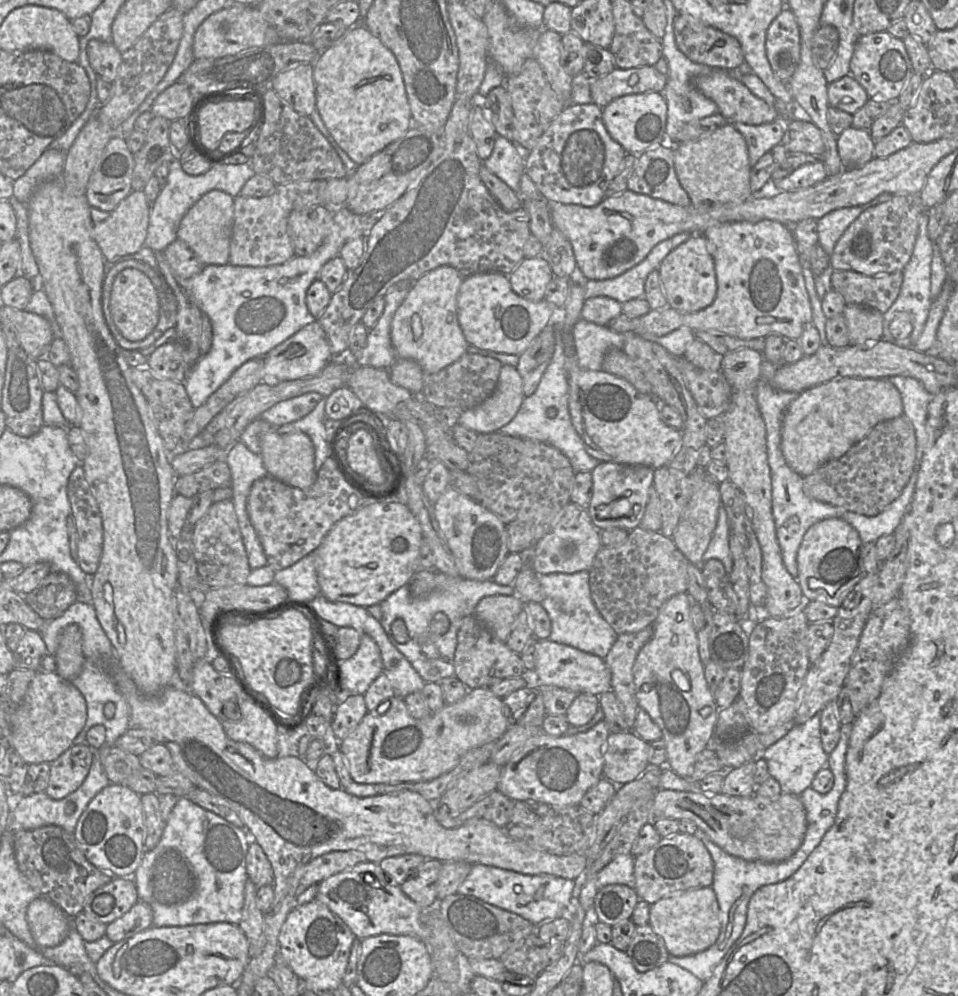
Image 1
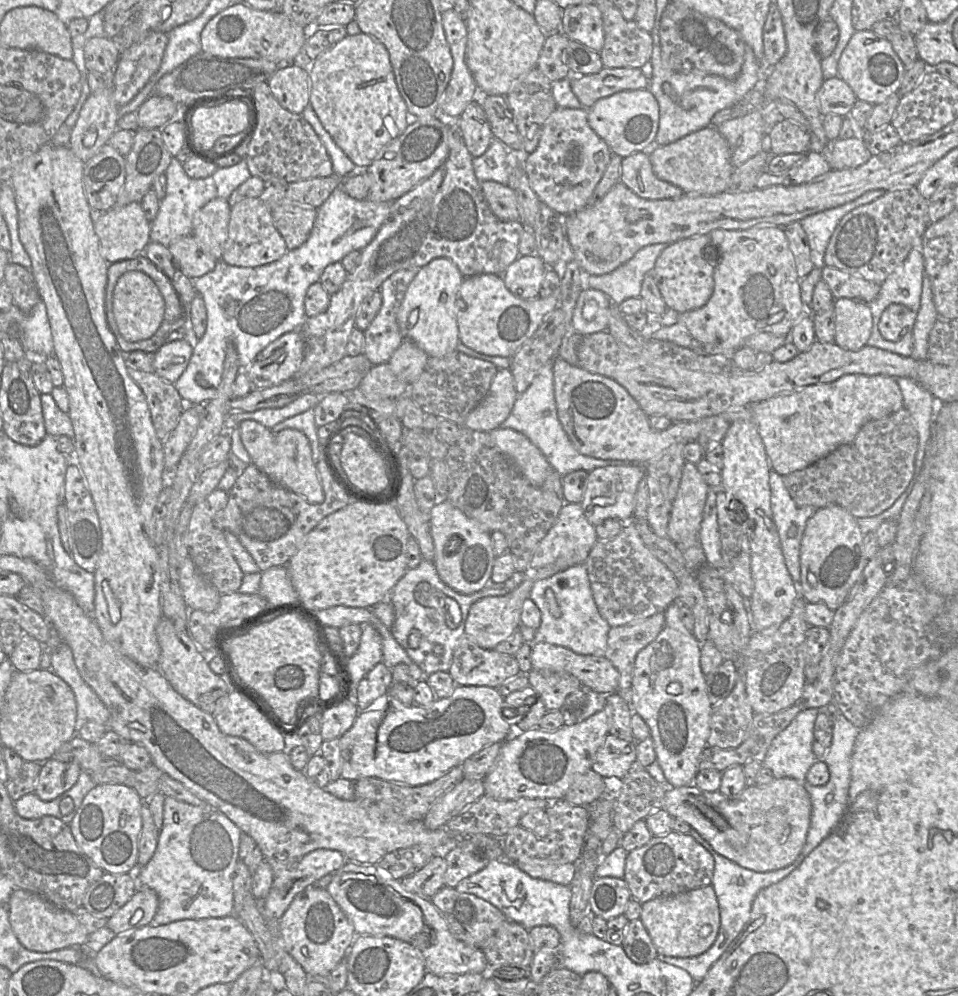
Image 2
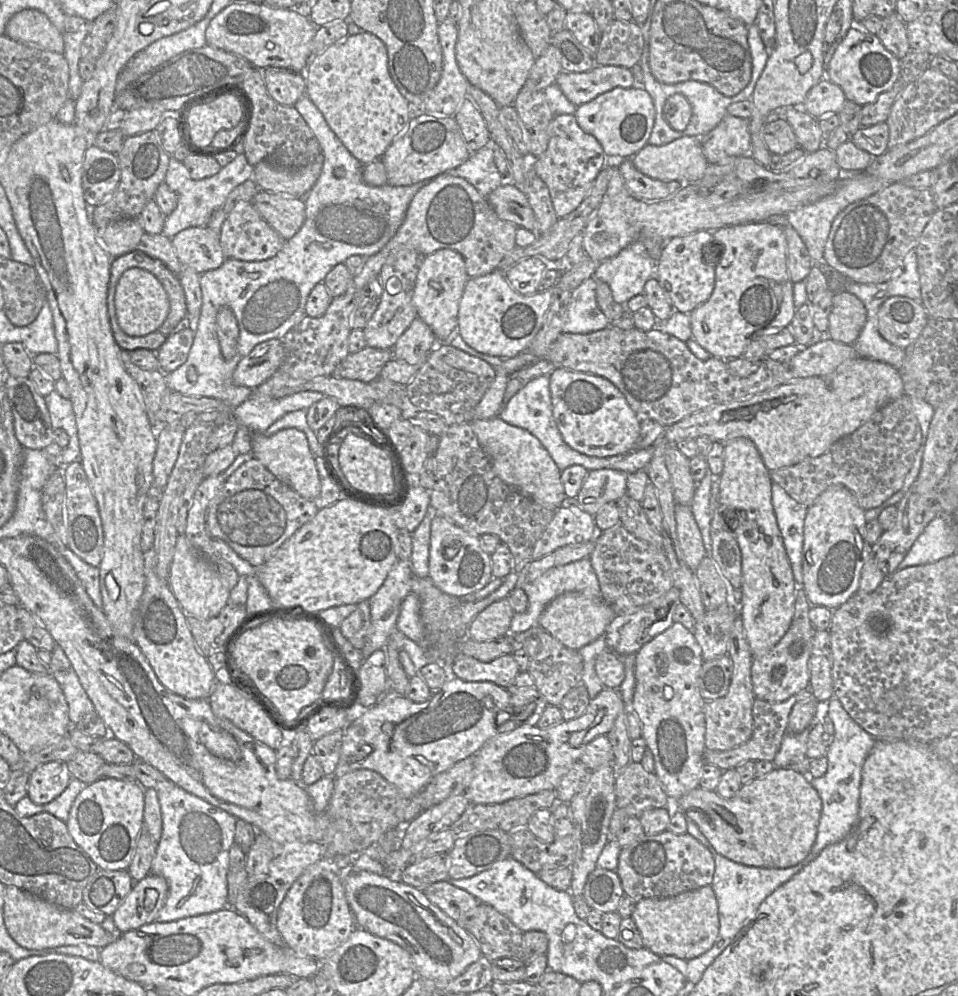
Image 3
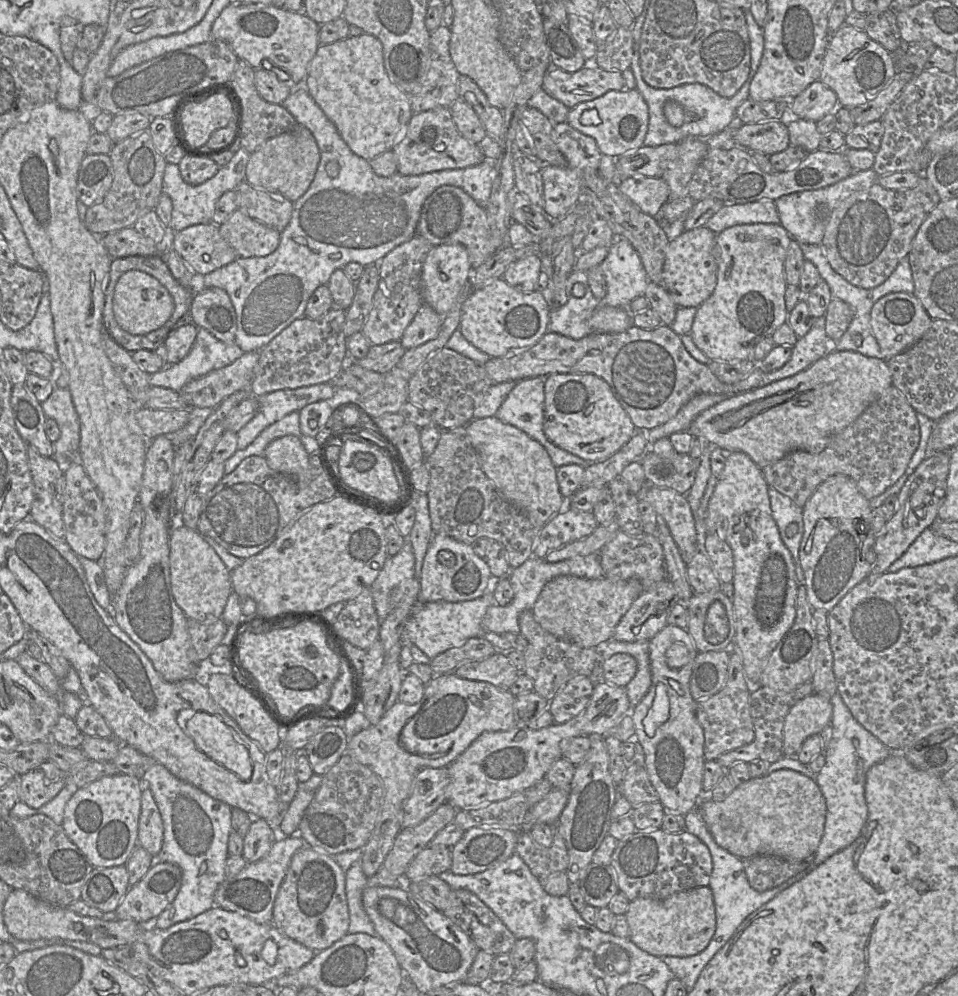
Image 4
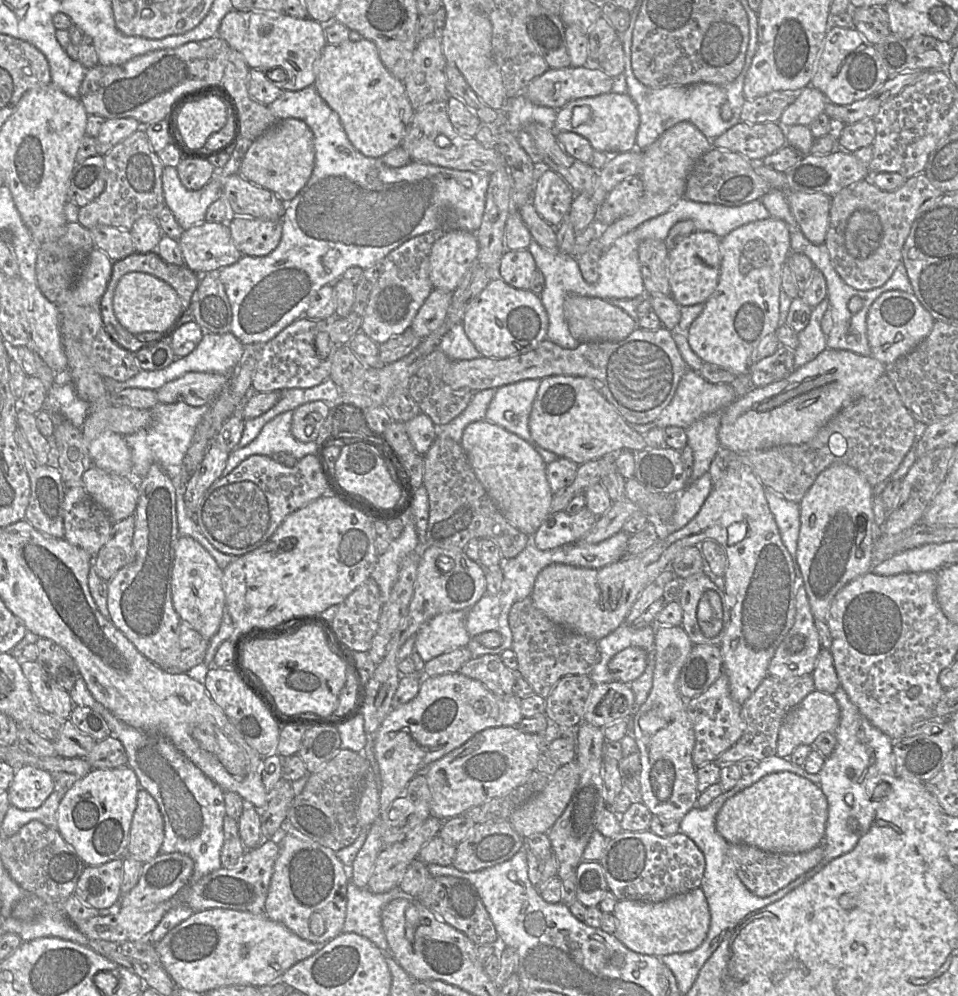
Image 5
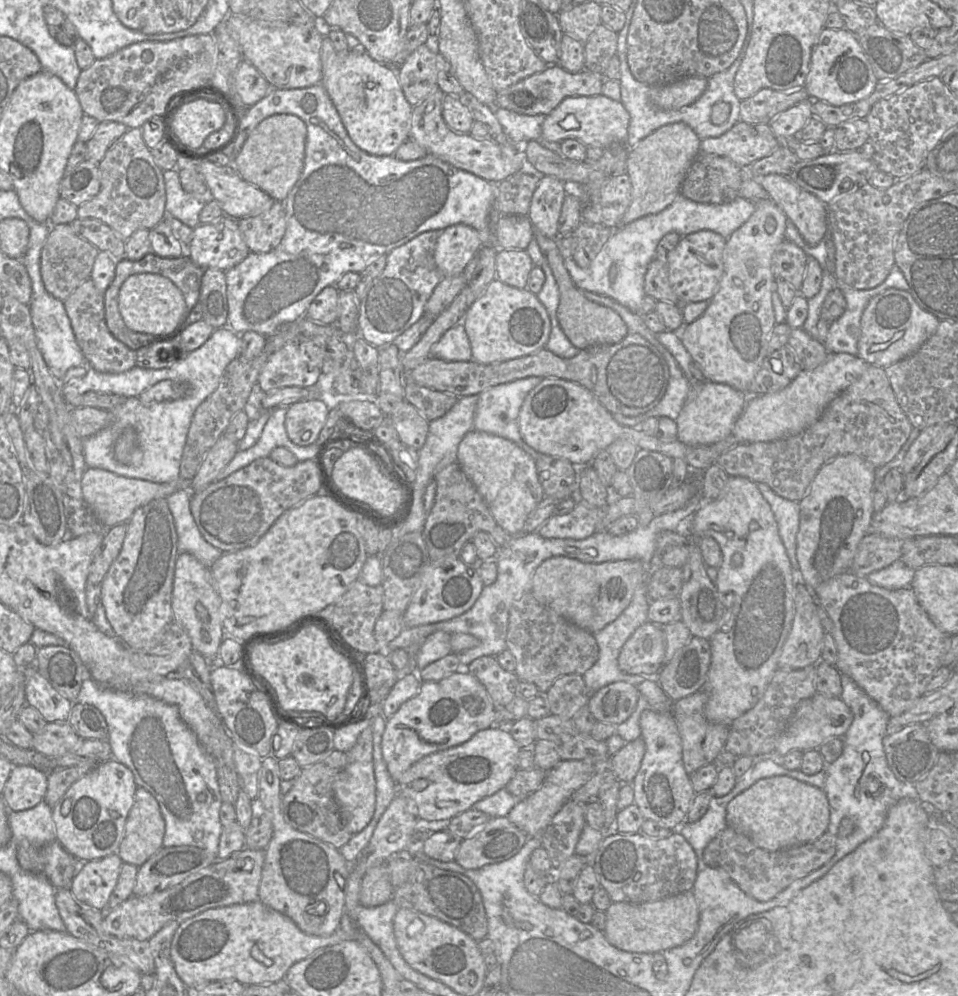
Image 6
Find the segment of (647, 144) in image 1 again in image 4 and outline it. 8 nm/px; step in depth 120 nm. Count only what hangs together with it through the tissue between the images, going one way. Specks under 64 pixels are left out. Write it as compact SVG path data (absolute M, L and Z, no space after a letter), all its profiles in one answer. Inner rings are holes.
M610 90L602 96L571 108L566 120L573 128L592 137L602 155L618 158L641 147L648 130L648 106L642 94L632 90Z

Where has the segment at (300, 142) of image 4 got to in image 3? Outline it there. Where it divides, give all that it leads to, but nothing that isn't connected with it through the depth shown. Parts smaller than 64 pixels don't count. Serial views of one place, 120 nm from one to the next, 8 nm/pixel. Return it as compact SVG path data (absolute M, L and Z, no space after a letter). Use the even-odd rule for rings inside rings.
M322 154L311 164L298 169L274 167L269 162L262 161L253 167L252 179L260 190L295 198L305 198L315 185L322 166Z

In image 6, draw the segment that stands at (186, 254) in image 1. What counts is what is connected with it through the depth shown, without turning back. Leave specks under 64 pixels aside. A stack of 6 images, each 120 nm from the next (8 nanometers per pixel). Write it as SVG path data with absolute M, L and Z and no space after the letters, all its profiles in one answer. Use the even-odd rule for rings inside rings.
M222 215L193 229L186 253L202 269L213 267L227 271L242 262L250 250L240 232L238 220Z

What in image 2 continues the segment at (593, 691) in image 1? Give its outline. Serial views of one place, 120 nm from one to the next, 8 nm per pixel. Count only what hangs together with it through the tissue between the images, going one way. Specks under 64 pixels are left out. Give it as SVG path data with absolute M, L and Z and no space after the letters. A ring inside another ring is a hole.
M537 643L531 650L532 668L575 676L582 688L609 695L616 693L619 673L605 656L581 655L569 648Z

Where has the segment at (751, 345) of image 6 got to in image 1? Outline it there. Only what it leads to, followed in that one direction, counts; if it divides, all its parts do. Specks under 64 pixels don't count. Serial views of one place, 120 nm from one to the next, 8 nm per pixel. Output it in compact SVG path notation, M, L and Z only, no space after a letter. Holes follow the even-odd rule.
M764 219L757 222L714 224L706 228L702 235L714 259L717 291L712 304L694 313L681 313L670 307L651 309L639 318L639 326L633 332L638 335L650 333L664 336L681 326L686 326L693 331L717 330L740 339L779 335L785 340L798 340L805 326L812 323L812 309L792 231L780 222Z

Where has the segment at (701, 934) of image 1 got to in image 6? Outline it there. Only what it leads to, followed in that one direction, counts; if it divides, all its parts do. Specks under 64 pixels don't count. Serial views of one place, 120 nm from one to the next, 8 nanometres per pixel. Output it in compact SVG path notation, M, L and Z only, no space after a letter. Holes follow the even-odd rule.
M691 890L644 903L612 902L605 915L607 941L632 953L659 953L681 946L694 936L699 922L699 908Z

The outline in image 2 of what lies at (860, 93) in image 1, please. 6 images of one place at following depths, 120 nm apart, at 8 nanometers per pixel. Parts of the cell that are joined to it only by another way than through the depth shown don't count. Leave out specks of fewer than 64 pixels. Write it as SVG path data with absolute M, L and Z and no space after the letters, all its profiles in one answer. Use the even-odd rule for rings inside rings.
M839 76L824 80L818 91L818 107L823 116L837 114L846 117L856 101L852 88Z

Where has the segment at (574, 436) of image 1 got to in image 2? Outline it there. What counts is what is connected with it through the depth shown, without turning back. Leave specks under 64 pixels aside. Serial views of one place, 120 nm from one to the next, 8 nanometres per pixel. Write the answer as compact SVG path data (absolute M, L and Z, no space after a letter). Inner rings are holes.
M548 362L544 365L528 388L517 395L509 416L500 427L509 428L524 434L541 451L551 467L561 476L575 470L590 472L595 468L604 466L636 464L618 460L598 459L582 455L577 451L558 419L553 385L553 362Z

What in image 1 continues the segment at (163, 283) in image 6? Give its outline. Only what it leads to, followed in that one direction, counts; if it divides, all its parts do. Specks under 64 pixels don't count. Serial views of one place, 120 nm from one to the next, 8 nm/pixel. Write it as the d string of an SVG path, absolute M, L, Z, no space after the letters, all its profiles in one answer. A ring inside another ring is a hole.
M126 268L114 279L110 311L119 333L128 341L139 342L149 336L158 324L160 297L147 275L138 269Z

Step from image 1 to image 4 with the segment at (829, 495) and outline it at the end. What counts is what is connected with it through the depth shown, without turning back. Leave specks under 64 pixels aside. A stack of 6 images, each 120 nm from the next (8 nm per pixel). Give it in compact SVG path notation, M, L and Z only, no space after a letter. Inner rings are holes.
M893 385L877 397L850 425L836 434L818 454L794 450L762 468L770 487L803 507L827 478L842 474L855 481L860 492L871 500L893 485L905 472L920 441L916 411Z

